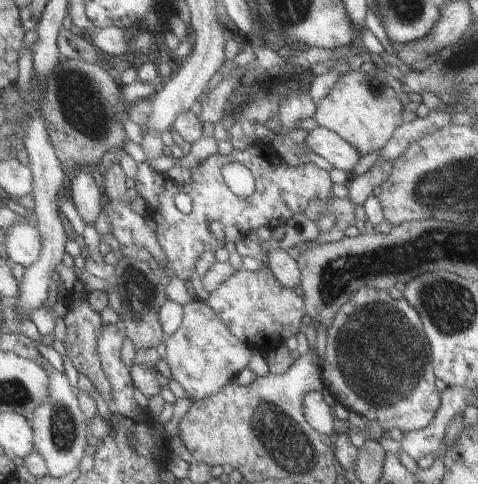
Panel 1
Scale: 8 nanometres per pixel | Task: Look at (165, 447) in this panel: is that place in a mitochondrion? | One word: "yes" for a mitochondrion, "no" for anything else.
no

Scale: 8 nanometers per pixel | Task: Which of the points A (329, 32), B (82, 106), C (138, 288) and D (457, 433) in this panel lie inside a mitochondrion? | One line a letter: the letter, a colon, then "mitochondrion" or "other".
A: other
B: mitochondrion
C: mitochondrion
D: other

